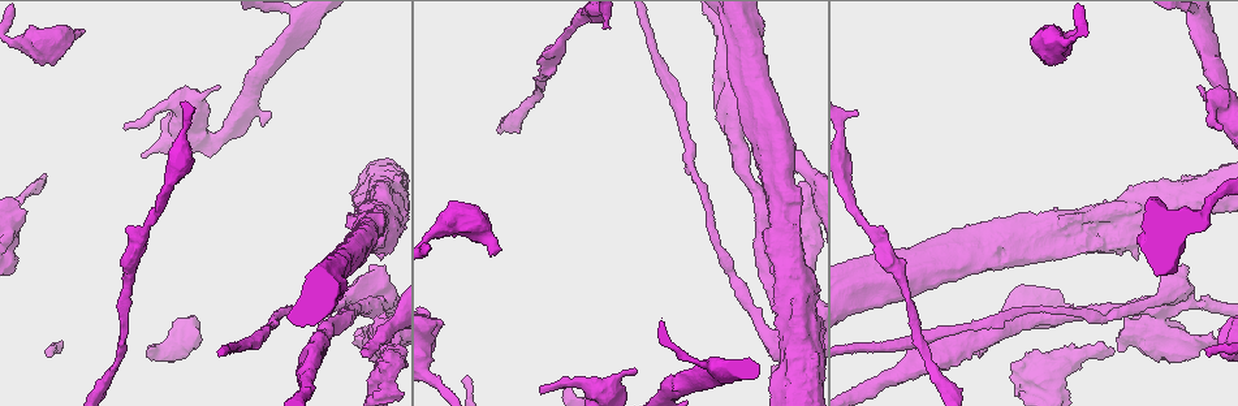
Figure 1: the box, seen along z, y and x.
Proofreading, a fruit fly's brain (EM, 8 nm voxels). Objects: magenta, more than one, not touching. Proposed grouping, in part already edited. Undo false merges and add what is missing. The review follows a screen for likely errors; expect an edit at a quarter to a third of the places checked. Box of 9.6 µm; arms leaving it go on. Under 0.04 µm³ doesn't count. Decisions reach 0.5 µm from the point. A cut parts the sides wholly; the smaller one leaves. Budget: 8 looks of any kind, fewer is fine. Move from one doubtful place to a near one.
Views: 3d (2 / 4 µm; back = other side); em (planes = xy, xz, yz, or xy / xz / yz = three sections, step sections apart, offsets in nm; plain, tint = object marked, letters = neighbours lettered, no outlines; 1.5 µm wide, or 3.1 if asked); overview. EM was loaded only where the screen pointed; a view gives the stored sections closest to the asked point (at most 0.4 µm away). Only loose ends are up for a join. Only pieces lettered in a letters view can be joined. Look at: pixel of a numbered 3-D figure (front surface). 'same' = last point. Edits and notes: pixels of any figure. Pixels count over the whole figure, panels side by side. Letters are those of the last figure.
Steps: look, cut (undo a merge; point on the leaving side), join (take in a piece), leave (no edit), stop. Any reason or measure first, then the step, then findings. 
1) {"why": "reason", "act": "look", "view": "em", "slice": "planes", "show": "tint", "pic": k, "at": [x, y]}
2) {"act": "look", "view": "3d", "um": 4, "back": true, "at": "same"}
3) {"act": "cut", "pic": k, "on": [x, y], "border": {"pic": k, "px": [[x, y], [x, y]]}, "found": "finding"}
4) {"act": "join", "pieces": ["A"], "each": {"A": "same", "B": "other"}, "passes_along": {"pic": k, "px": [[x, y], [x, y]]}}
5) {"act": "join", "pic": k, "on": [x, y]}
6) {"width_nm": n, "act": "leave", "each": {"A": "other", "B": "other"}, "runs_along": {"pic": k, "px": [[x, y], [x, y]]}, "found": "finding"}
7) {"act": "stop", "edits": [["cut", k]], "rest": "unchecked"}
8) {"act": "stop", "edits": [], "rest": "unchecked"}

{"why": "branch stops here", "act": "look", "view": "3d", "um": 2, "pic": 1, "at": [76, 32]}

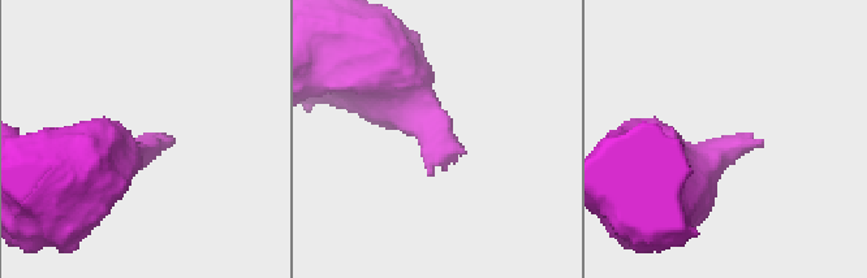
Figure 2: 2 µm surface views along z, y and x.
{"why": "shape alone is not enough", "act": "look", "view": "em", "slice": "planes", "show": "letters", "pic": 2, "at": [759, 145]}

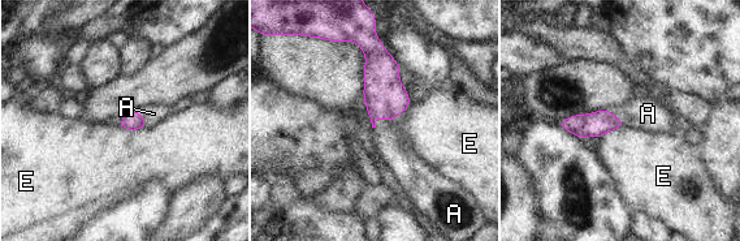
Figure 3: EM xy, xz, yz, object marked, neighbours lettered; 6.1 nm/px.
{"act": "join", "pieces": ["A"], "each": {"A": "same", "E": "other"}, "passes_along": {"pic": 3, "px": [[384, 95], [388, 119], [393, 147]]}, "found": "the cell continues"}

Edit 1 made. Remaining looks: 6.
{"why": "an open end", "act": "look", "view": "em", "slice": "xz", "step": 4, "show": "tint", "pic": 1, "at": [1137, 255]}

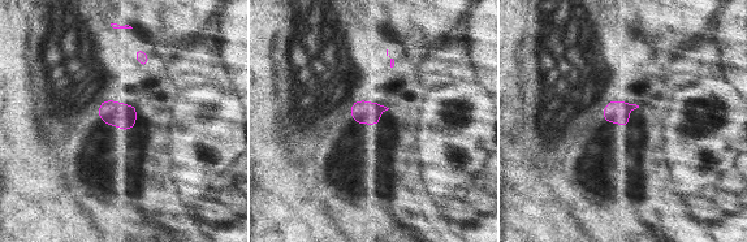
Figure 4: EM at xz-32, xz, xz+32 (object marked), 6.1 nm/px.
{"act": "look", "view": "em", "slice": "planes", "show": "tint", "at": "same"}

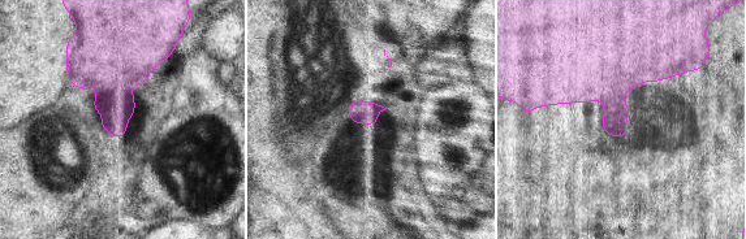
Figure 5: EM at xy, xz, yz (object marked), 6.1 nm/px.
{"act": "look", "view": "em", "slice": "planes", "show": "letters", "at": "same"}

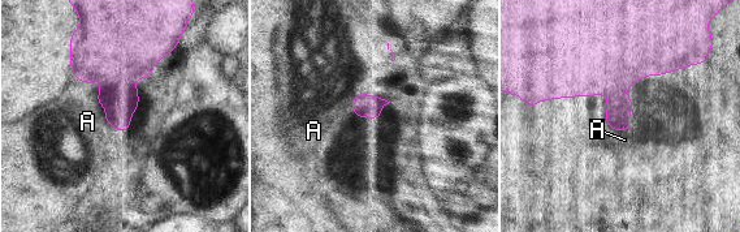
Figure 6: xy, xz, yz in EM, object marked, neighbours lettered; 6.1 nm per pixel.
{"act": "leave", "each": {"A": "other"}, "border": {"pic": 6, "px": [[634, 111], [628, 129], [615, 132]]}, "found": "none of them fits"}

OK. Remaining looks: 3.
{"why": "branch stops here", "act": "look", "view": "3d", "um": 2, "pic": 1, "at": [979, 356]}

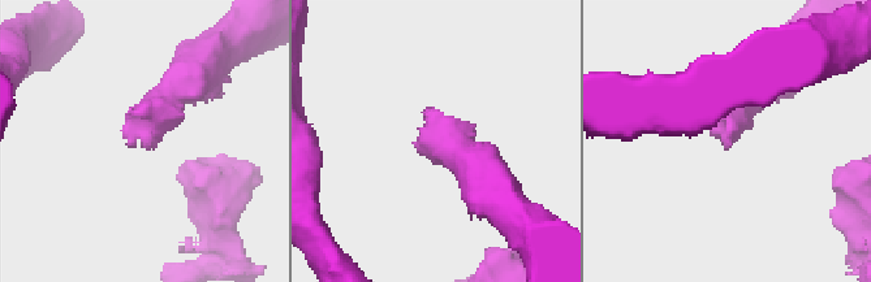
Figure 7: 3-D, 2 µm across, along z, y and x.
{"why": "shape alone is not enough", "act": "look", "view": "em", "slice": "xz", "step": 8, "show": "letters", "pic": 7, "at": [415, 143]}

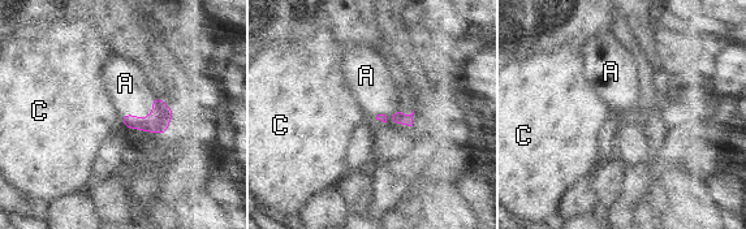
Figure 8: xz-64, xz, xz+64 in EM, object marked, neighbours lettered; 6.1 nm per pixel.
{"why": "cut it another way", "act": "look", "view": "em", "slice": "planes", "show": "letters", "at": "same"}

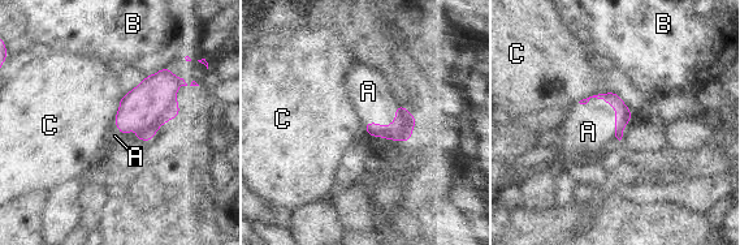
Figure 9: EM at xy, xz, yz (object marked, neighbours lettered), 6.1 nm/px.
{"act": "join", "pieces": ["A"], "each": {"A": "same", "B": "other", "C": "other"}, "passes_along": {"pic": 9, "px": [[152, 104], [126, 136], [115, 136]]}, "found": "it goes on there"}

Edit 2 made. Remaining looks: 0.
{"act": "stop", "edits": [["join", 3], ["join", 9]], "rest": "unchecked"}

